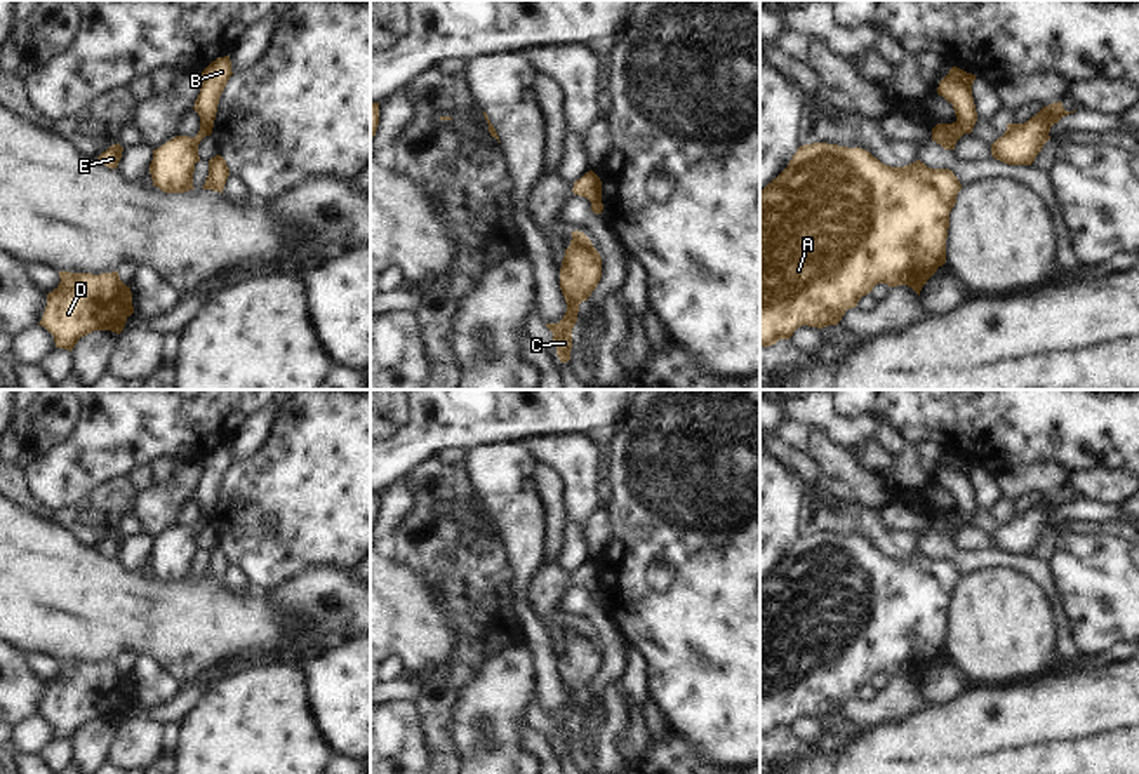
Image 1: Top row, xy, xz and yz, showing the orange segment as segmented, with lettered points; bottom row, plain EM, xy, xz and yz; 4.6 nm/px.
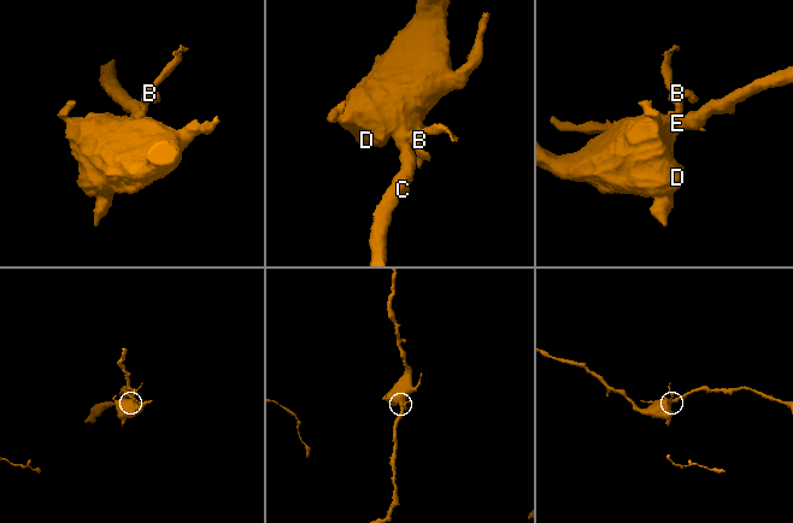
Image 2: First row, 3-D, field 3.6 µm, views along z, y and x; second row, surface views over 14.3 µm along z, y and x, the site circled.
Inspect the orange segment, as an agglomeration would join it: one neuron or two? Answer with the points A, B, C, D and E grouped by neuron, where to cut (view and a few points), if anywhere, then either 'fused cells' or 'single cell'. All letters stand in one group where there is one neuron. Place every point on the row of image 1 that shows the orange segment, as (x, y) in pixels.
groups A C D E / B; cut xy (200, 126), (211, 131); fused cells

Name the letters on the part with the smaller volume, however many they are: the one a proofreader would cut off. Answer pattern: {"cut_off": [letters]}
{"cut_off": ["B"]}

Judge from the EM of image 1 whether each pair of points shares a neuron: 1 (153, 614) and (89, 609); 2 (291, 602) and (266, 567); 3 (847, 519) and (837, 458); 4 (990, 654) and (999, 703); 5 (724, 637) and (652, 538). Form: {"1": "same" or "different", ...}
{"1": "same", "2": "different", "3": "different", "4": "different", "5": "same"}

